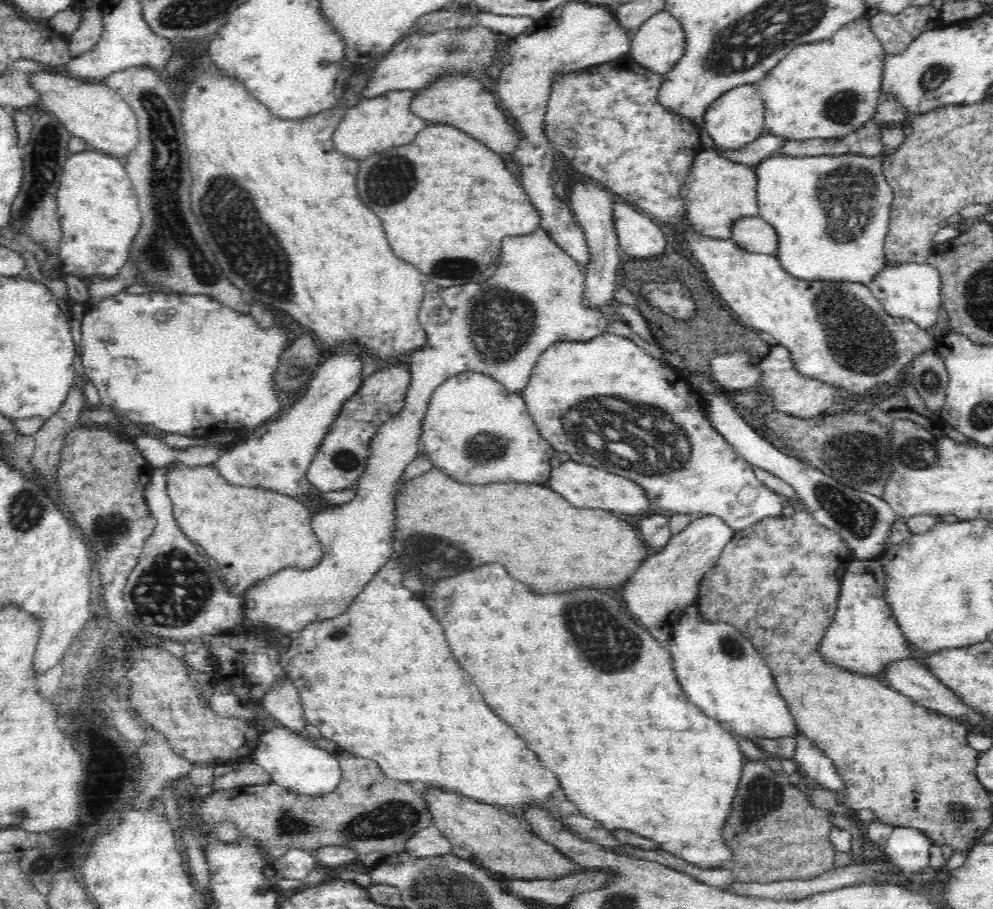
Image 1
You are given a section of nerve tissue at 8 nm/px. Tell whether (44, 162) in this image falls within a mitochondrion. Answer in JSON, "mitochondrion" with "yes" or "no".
{"mitochondrion":"yes"}

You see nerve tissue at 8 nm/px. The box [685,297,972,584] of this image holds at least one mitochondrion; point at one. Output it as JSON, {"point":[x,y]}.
{"point":[860,458]}

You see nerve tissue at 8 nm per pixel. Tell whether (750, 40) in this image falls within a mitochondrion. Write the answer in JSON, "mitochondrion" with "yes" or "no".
{"mitochondrion":"yes"}

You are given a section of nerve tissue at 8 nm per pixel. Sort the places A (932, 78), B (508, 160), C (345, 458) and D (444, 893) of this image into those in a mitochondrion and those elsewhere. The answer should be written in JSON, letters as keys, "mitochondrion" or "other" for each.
{"A":"mitochondrion","B":"other","C":"mitochondrion","D":"mitochondrion"}

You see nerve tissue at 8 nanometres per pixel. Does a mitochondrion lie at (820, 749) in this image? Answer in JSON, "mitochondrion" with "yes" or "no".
{"mitochondrion":"no"}

